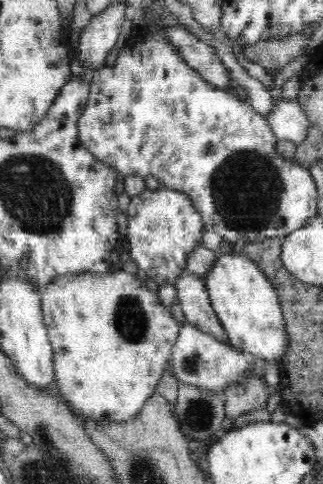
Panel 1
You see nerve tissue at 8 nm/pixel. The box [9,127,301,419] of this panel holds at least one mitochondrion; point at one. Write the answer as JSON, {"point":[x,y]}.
{"point":[246,186]}

